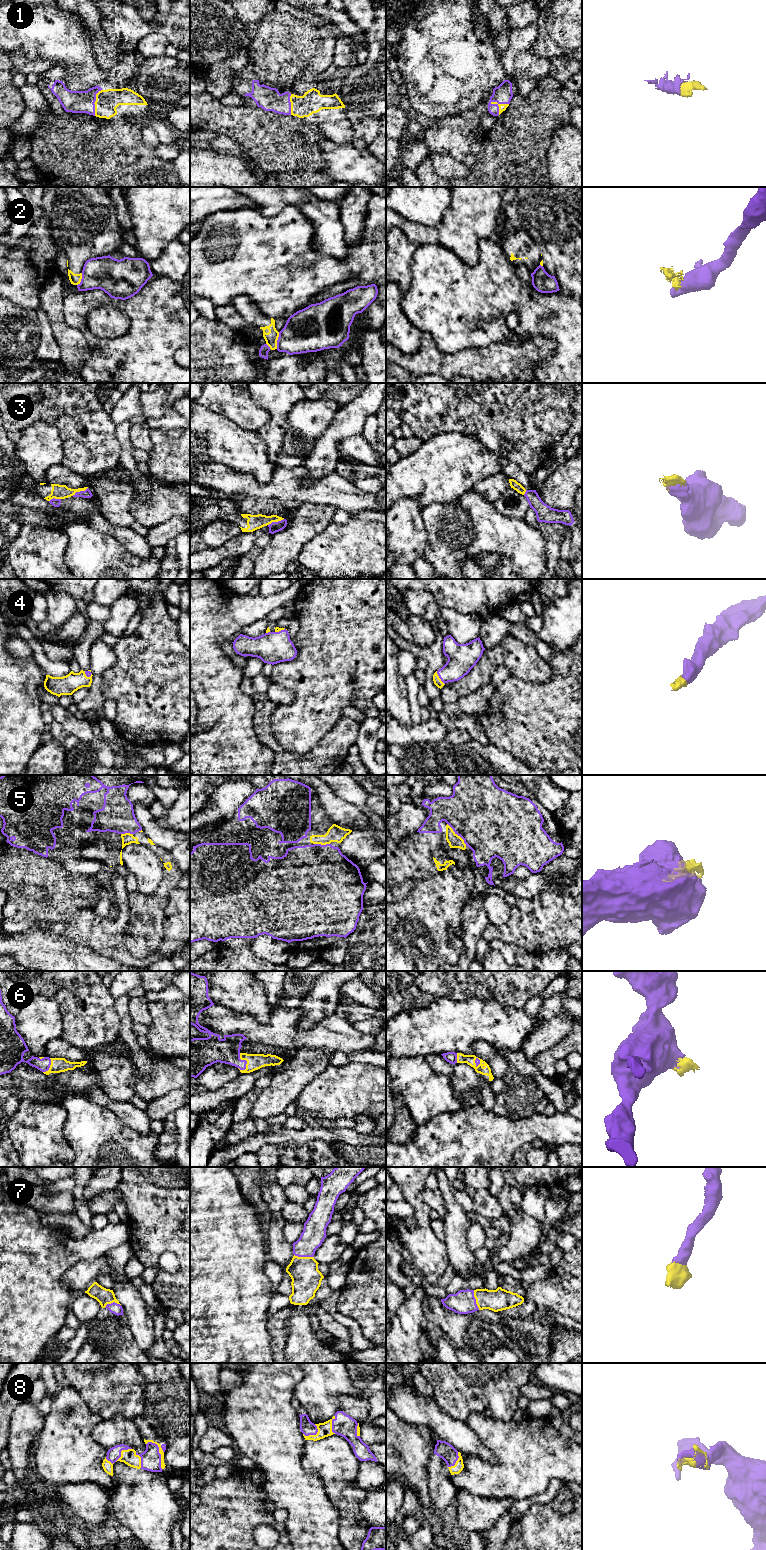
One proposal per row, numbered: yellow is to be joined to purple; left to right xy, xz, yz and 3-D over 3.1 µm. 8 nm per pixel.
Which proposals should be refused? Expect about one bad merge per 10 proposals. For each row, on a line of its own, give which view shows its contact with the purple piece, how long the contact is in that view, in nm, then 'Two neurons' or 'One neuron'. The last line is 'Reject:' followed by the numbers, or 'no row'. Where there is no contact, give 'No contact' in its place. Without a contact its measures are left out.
1: Touches purple in yz. Shared border 150 nm. One neuron
2: Touches purple in xz. Shared border 140 nm. Two neurons
3: Touches purple in xy. Shared border 140 nm. One neuron
4: Touches purple in yz. Shared border 130 nm. One neuron
5: Touches purple in yz. Shared border 240 nm. One neuron
6: Touches purple in xz. Shared border 150 nm. One neuron
7: Touches purple in xz. Shared border 160 nm. One neuron
8: Touches purple in xy. Shared border 260 nm. One neuron
Reject: 2

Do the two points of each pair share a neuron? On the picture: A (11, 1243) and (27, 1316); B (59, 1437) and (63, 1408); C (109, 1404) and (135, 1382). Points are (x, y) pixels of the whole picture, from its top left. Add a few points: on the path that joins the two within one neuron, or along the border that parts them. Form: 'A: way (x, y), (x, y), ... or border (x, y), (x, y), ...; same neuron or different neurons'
A: way (11, 1261), (11, 1298); same neuron
B: way (63, 1430), (63, 1415); same neuron
C: way (115, 1398), (129, 1384); same neuron

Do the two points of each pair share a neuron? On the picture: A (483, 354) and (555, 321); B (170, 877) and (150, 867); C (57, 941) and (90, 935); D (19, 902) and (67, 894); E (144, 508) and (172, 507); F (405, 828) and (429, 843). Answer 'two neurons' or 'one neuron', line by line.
A: two neurons
B: one neuron
C: two neurons
D: one neuron
E: one neuron
F: two neurons

